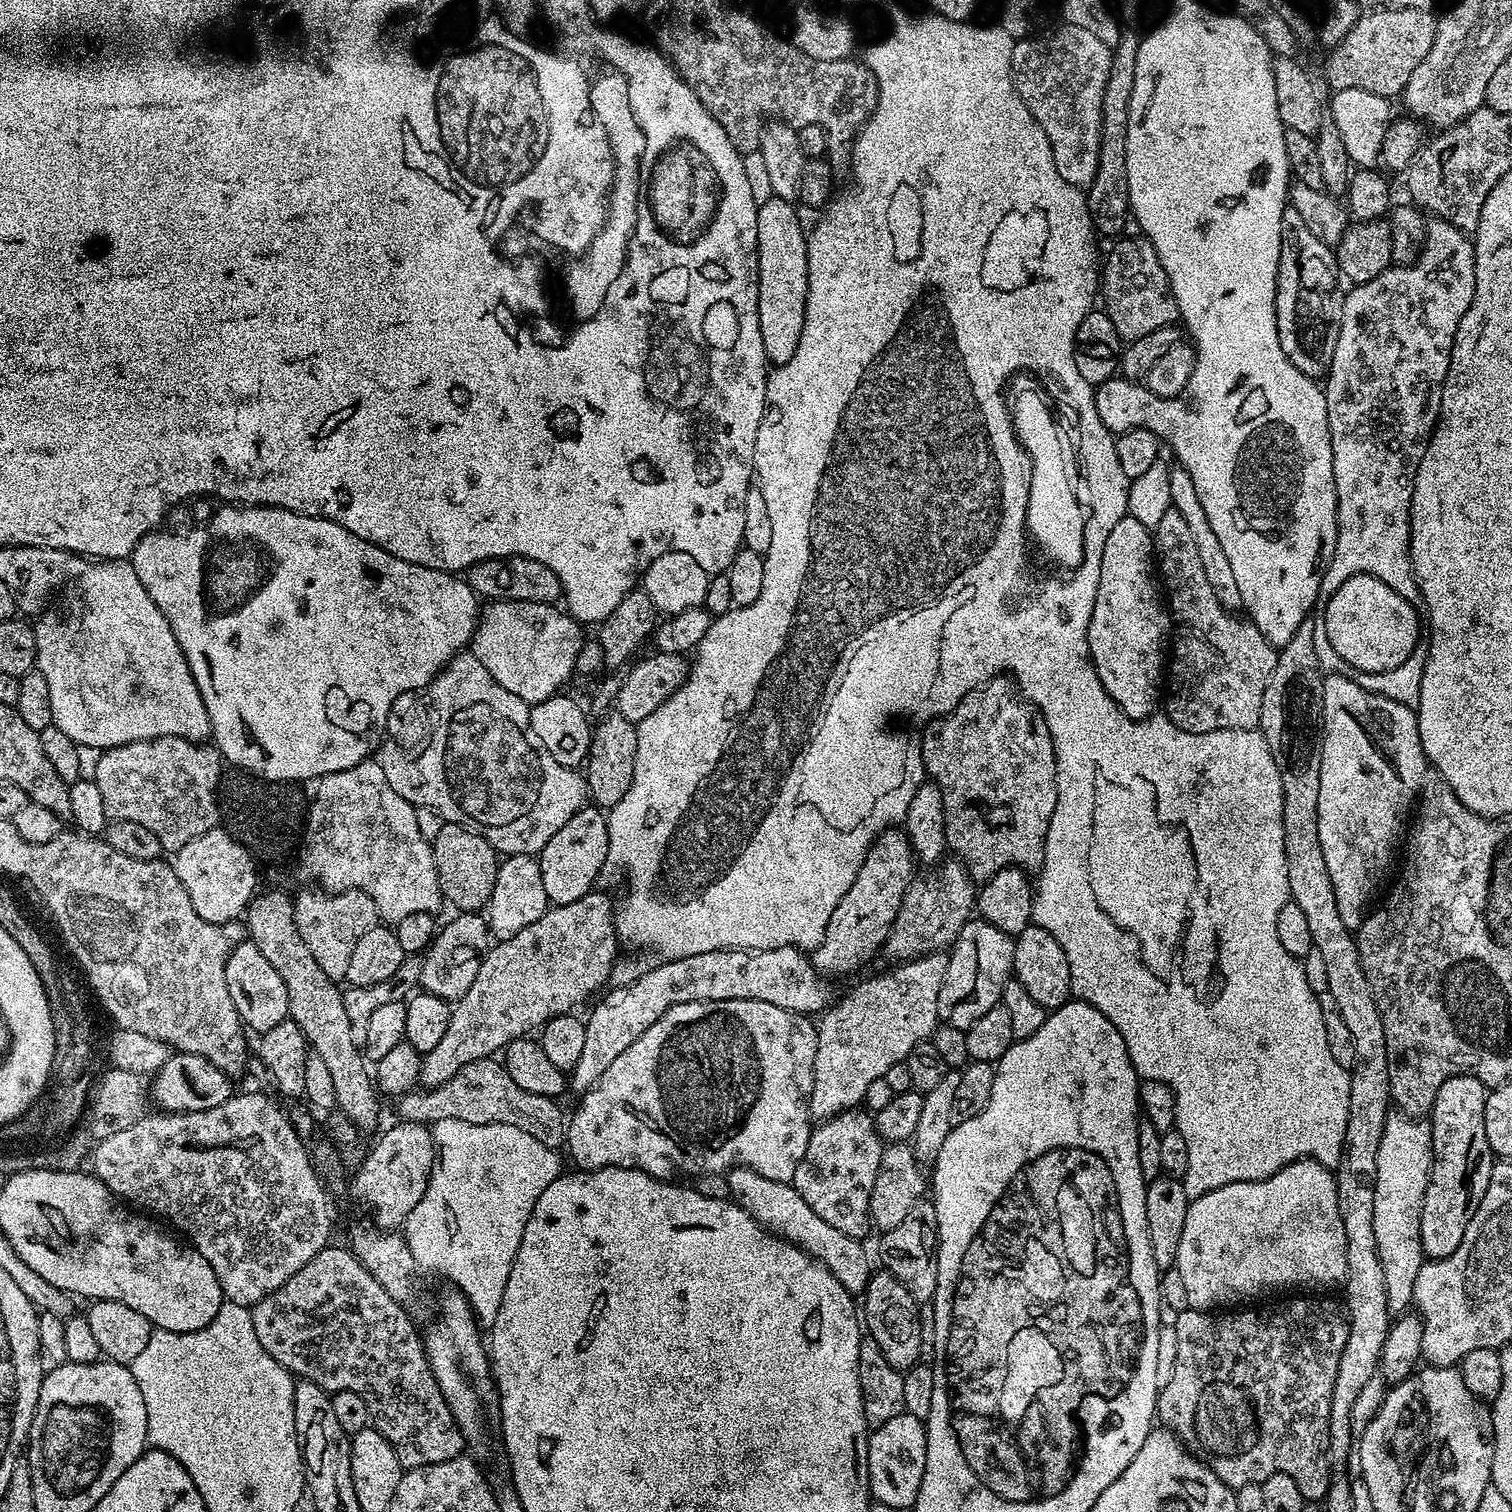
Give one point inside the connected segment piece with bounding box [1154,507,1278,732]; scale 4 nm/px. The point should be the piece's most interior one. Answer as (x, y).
(1220, 665)

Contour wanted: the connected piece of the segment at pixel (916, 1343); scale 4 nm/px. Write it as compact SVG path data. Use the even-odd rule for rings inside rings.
M887 1270L873 1271L871 1278L868 1280L868 1286L862 1293L862 1324L866 1329L867 1335L874 1342L878 1342L878 1350L882 1350L886 1362L894 1366L900 1373L905 1373L915 1364L921 1363L922 1356L920 1351L926 1348L926 1328L920 1325L921 1305L890 1274ZM924 1332L924 1336L923 1336Z

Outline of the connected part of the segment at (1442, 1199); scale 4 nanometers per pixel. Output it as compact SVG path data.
M1451 1076L1442 1082L1438 1094L1434 1098L1434 1106L1430 1113L1432 1126L1432 1173L1426 1186L1426 1194L1422 1198L1422 1214L1420 1215L1420 1237L1422 1250L1428 1260L1441 1260L1462 1243L1462 1234L1466 1234L1466 1226L1470 1226L1470 1218L1478 1210L1482 1198L1486 1194L1486 1186L1490 1186L1490 1174L1494 1157L1490 1150L1490 1142L1486 1142L1486 1098L1488 1092L1482 1082L1473 1076Z

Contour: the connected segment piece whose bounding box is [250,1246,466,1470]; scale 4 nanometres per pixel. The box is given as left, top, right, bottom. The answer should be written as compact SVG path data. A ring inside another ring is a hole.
M335 1246L323 1248L318 1254L314 1254L314 1258L310 1258L310 1262L306 1262L282 1287L251 1305L250 1308L254 1322L254 1334L258 1334L258 1342L262 1342L262 1350L266 1350L266 1354L270 1354L270 1358L274 1358L274 1362L278 1362L286 1371L291 1372L293 1377L314 1382L324 1392L329 1394L333 1392L358 1394L358 1398L362 1398L362 1402L366 1402L368 1407L371 1427L378 1429L396 1448L398 1462L401 1469L404 1470L430 1466L434 1462L446 1462L455 1456L463 1456L466 1452L466 1441L462 1430L458 1426L458 1422L454 1422L454 1414L450 1414L450 1406L430 1370L430 1362L424 1352L424 1341L418 1328L416 1332L415 1326L412 1325L412 1320L408 1317L408 1310L405 1305L390 1298L390 1294L386 1294L386 1290L374 1278L374 1274L370 1274L370 1270L366 1270L366 1266L362 1266L362 1262L351 1250L347 1247L335 1248Z

